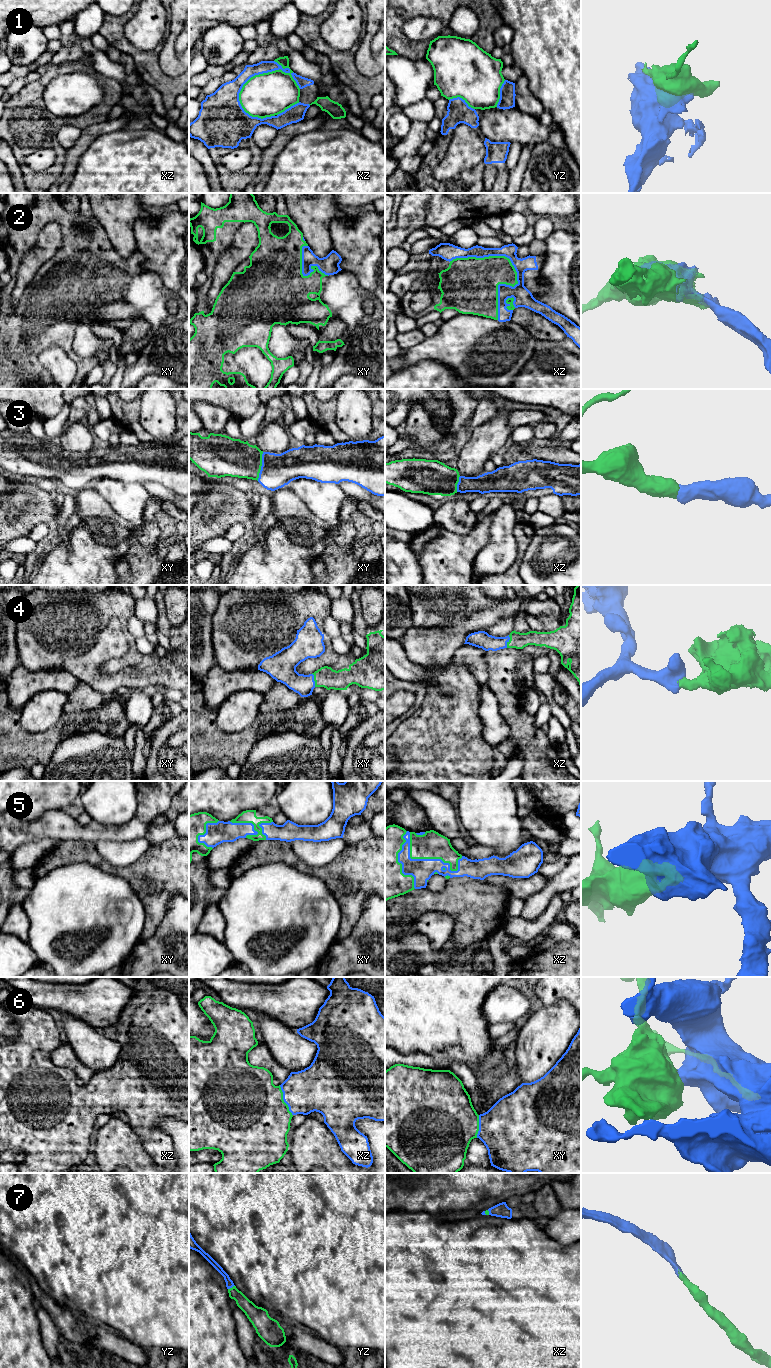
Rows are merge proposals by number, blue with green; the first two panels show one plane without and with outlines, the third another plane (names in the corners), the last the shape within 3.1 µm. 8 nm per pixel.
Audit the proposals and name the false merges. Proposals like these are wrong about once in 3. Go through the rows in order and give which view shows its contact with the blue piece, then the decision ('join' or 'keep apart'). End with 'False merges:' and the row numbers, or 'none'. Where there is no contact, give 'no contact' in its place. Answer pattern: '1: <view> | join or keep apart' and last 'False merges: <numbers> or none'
1: xz | keep apart
2: xz | join
3: xy | join
4: xz | join
5: xz | join
6: xz | join
7: yz | join
False merges: 1

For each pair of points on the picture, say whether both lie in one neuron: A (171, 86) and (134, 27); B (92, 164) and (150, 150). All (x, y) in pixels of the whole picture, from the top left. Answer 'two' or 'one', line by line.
A: two
B: one

